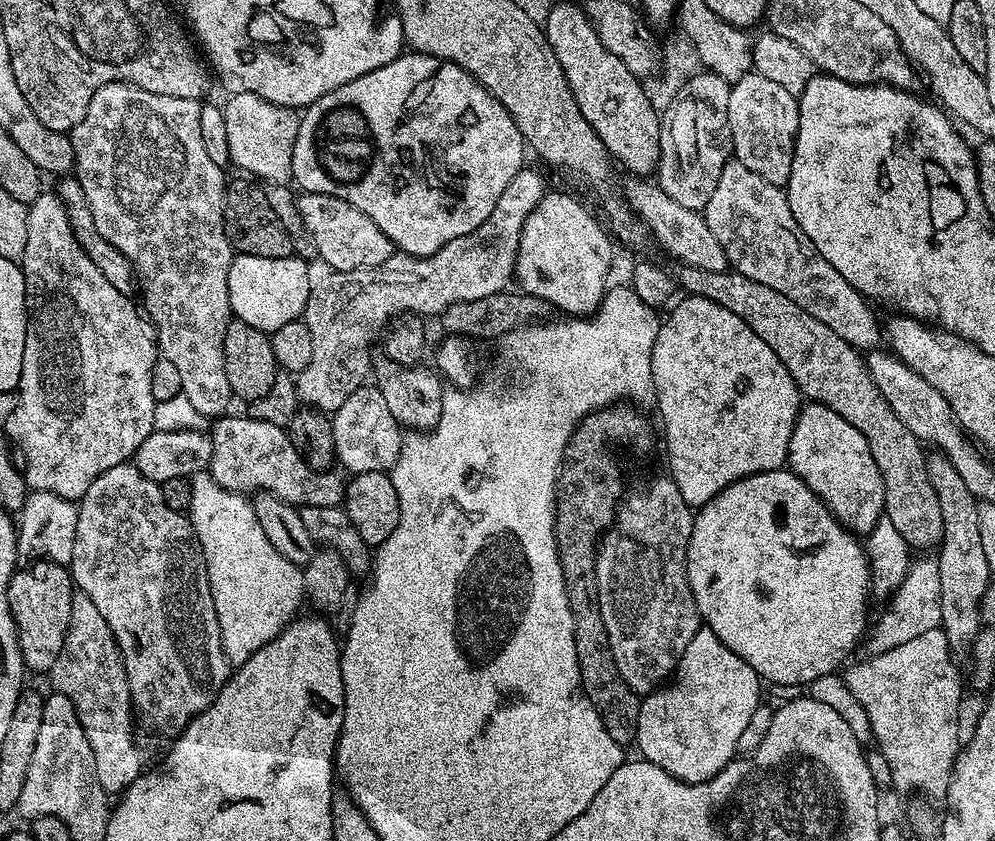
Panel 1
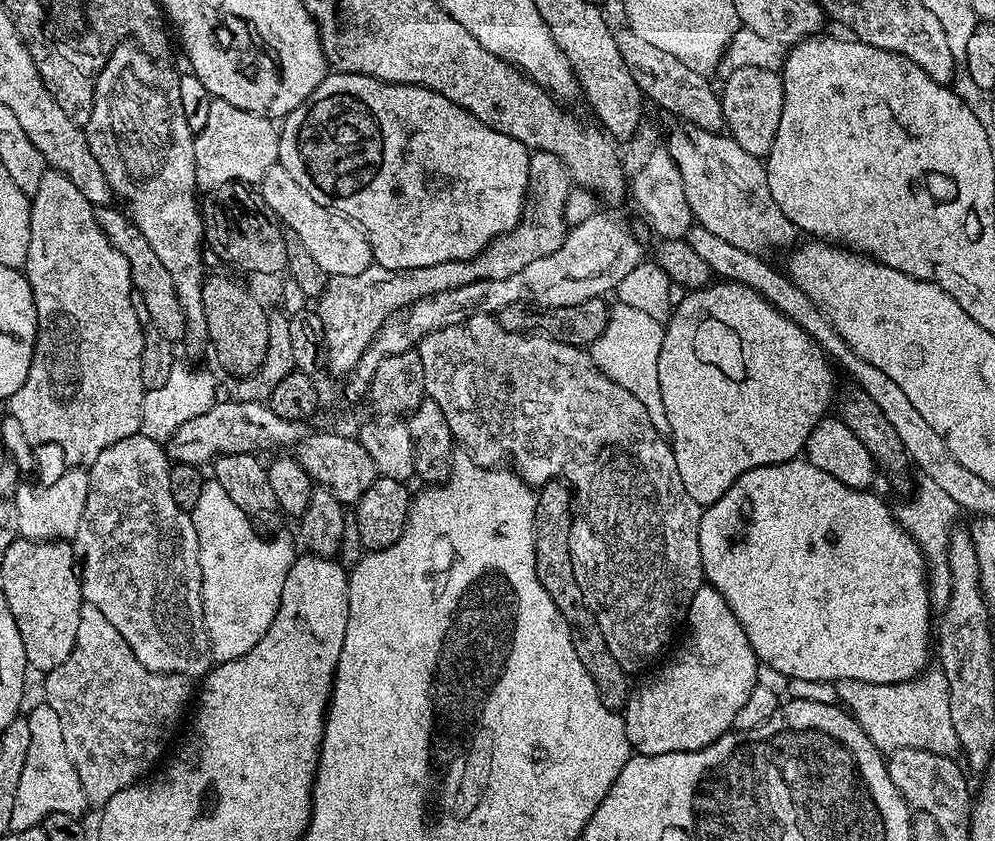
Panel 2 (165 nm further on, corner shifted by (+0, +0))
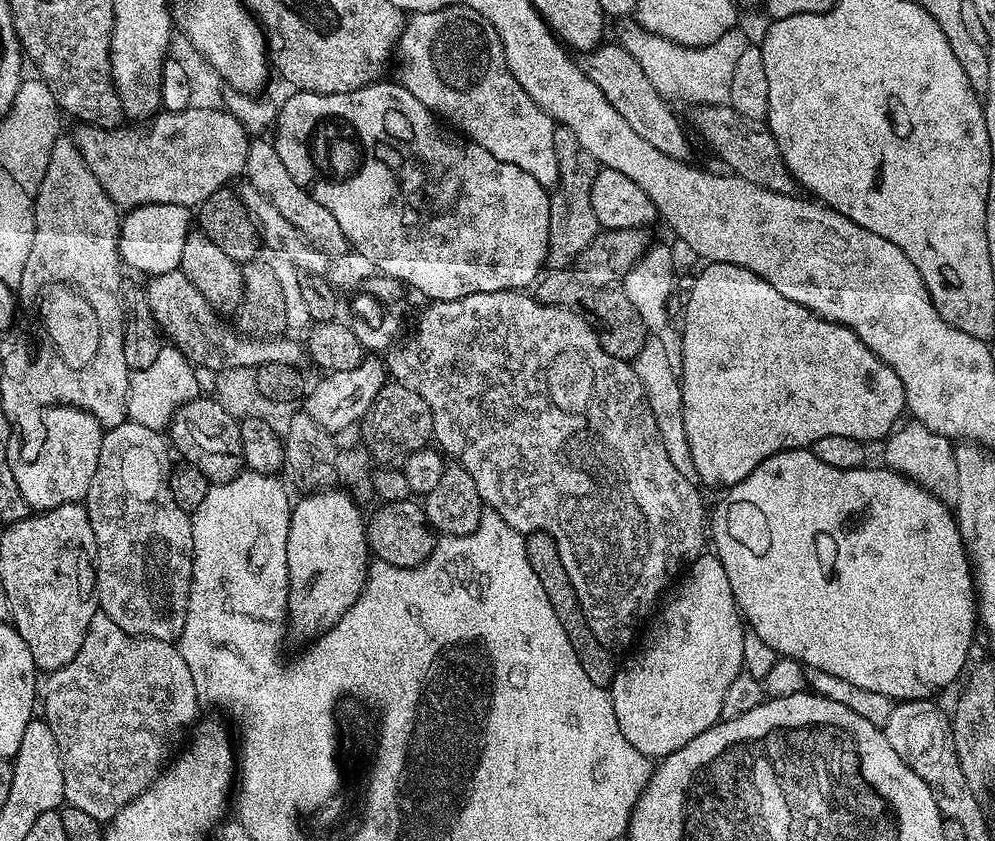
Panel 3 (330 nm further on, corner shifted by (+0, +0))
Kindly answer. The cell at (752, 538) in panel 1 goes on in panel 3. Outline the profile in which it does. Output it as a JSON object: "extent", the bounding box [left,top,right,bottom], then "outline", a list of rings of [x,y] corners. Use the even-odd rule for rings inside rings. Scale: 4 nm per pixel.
{"extent":[710,448,978,702],"outline":[[[806,448],[786,450],[766,458],[766,462],[759,464],[749,476],[742,478],[742,482],[738,482],[734,487],[727,489],[721,496],[724,497],[721,498],[720,505],[716,508],[716,513],[713,516],[711,513],[710,516],[711,547],[712,544],[716,547],[713,548],[714,555],[722,562],[722,566],[726,570],[726,578],[730,578],[730,590],[734,590],[734,598],[738,607],[740,607],[740,615],[745,625],[754,634],[758,634],[758,638],[762,638],[762,642],[766,642],[766,646],[770,646],[770,650],[774,650],[777,657],[785,656],[791,660],[796,660],[804,665],[805,669],[813,668],[814,670],[822,670],[826,674],[834,674],[838,678],[843,678],[845,682],[850,682],[853,686],[862,686],[866,690],[875,690],[878,694],[886,694],[894,702],[901,700],[927,700],[935,697],[935,692],[940,692],[943,688],[950,687],[956,679],[958,679],[957,681],[961,679],[962,673],[969,667],[968,655],[972,652],[972,639],[975,638],[976,632],[978,636],[978,613],[976,611],[976,586],[972,579],[972,569],[968,562],[968,551],[964,549],[964,543],[956,525],[956,517],[949,505],[943,504],[934,494],[930,494],[922,486],[914,483],[913,480],[908,480],[897,472],[891,472],[889,468],[865,466],[842,470],[838,466],[830,466],[827,462],[822,462],[822,458],[818,458]]]}

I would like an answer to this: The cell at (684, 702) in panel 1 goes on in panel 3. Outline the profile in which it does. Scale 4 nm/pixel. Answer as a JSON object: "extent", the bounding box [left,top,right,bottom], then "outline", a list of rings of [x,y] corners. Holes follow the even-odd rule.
{"extent":[610,554,746,758],"outline":[[[701,554],[688,565],[679,583],[663,597],[647,628],[643,633],[644,645],[625,664],[623,661],[622,666],[617,667],[610,695],[622,738],[644,756],[663,758],[674,754],[674,750],[682,750],[686,742],[694,742],[698,734],[720,723],[722,698],[726,698],[730,682],[738,678],[744,667],[742,638],[746,625],[736,604],[734,590],[730,590],[730,578],[726,578],[726,570],[716,555]]]}

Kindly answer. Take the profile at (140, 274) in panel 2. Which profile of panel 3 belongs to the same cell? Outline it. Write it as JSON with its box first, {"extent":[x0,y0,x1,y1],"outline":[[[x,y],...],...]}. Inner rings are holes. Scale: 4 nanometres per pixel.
{"extent":[147,270,306,373],"outline":[[[179,270],[151,277],[147,283],[148,305],[156,320],[156,327],[167,339],[168,336],[172,339],[169,340],[171,347],[180,351],[197,368],[208,367],[220,373],[232,367],[257,369],[270,362],[300,366],[306,360],[305,345],[301,341],[299,344],[298,341],[291,340],[291,335],[256,339],[238,333],[229,321],[228,324],[224,321],[227,319],[221,313],[212,309],[206,298],[202,298],[198,286],[194,286],[194,282],[190,282],[190,278],[186,278],[186,274]]]}

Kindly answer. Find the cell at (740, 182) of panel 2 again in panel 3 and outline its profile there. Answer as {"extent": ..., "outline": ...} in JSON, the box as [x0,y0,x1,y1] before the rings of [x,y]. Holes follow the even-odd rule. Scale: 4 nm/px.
{"extent":[582,42,692,160],"outline":[[[605,42],[593,52],[587,53],[583,57],[582,67],[590,82],[594,82],[594,86],[606,94],[606,102],[610,102],[610,106],[614,106],[614,110],[618,110],[618,114],[630,122],[634,134],[646,138],[654,150],[662,150],[662,154],[670,154],[670,158],[688,160],[691,157],[692,148],[688,145],[688,136],[672,113],[673,105],[651,85],[634,56],[619,42]]]}

